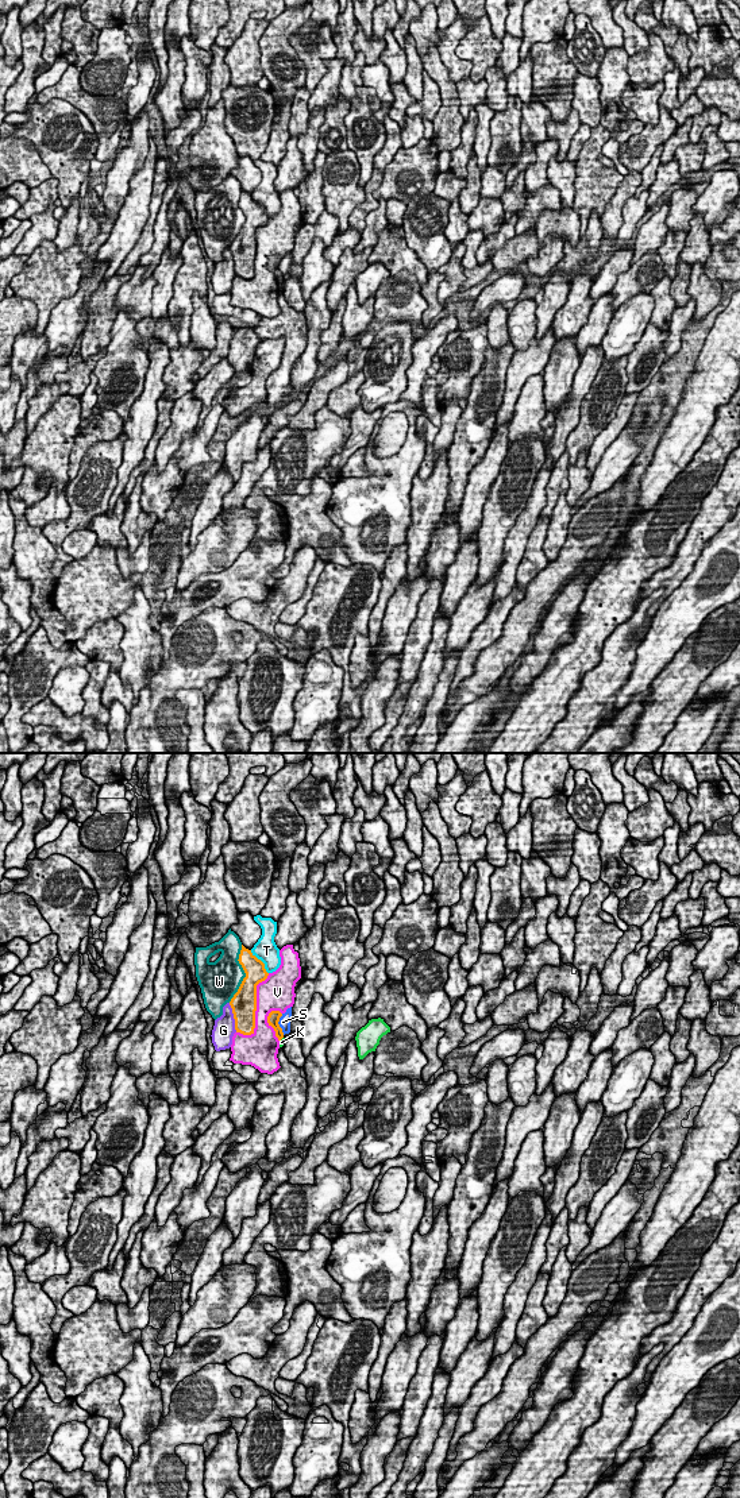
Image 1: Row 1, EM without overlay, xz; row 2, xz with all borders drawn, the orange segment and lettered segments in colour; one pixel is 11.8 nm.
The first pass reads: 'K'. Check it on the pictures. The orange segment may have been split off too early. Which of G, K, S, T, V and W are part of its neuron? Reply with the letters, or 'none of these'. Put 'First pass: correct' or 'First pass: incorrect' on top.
First pass: incorrect
none of these

